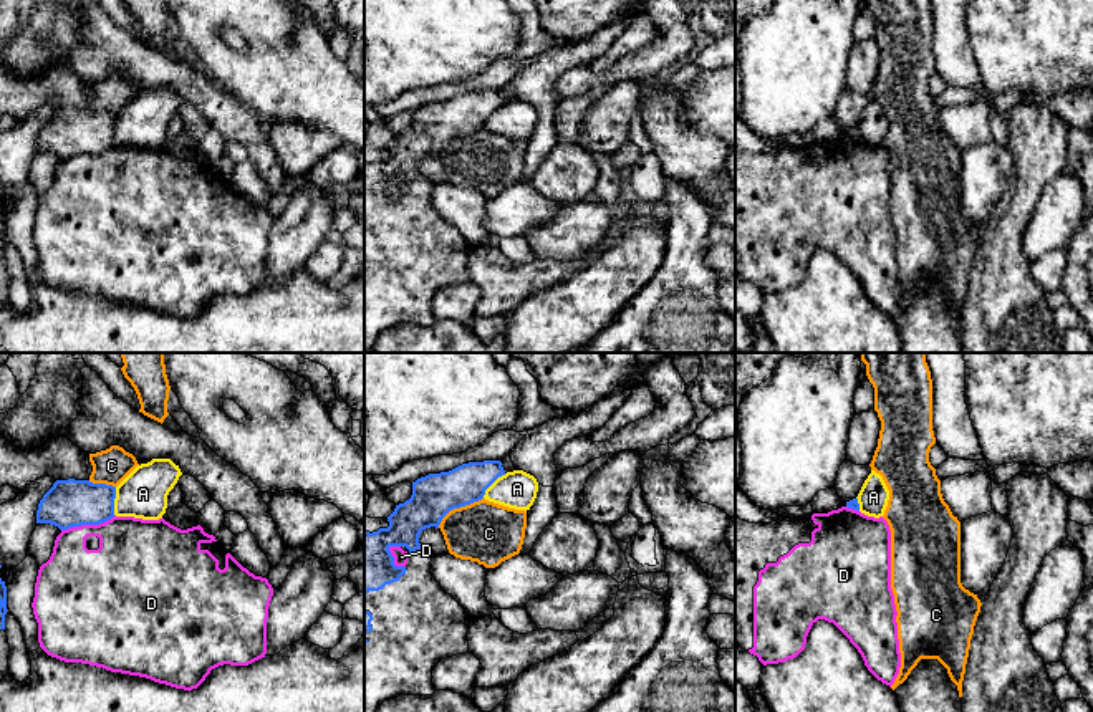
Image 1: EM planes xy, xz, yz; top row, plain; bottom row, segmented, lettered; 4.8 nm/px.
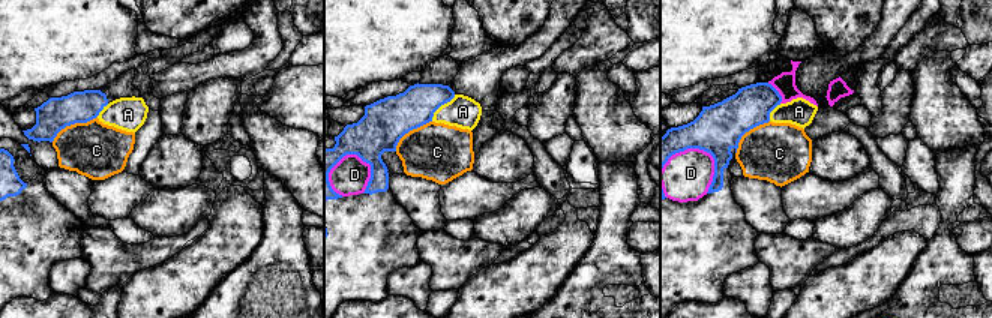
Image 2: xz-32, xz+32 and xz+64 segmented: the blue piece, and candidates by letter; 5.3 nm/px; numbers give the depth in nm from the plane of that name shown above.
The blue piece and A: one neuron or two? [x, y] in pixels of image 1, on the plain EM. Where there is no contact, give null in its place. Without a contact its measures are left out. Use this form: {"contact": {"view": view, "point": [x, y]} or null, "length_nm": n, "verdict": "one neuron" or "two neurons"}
{"contact": {"view": "xy", "point": [113, 129]}, "length_nm": 140, "verdict": "two neurons"}

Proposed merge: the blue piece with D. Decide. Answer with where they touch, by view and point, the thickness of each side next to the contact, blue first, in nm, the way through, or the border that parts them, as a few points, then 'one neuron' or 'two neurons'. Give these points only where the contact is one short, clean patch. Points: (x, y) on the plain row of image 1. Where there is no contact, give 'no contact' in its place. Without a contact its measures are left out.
xy (88, 153) | 220/320 nm | two neurons

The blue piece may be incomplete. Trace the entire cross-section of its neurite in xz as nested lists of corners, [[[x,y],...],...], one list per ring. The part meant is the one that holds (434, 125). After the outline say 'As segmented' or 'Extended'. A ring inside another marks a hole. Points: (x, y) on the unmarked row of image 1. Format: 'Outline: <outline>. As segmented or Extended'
Outline: [[[500,89],[462,93],[449,101],[429,103],[412,111],[412,124],[396,134],[389,156],[364,161],[364,353],[378,336],[397,325],[432,325],[432,300],[445,286],[469,281],[472,247],[447,224],[431,202],[434,182],[419,172],[422,159],[439,157],[442,147],[484,127],[485,119],[505,104]],[[391,176],[406,176],[406,195],[396,195]]]. Extended

